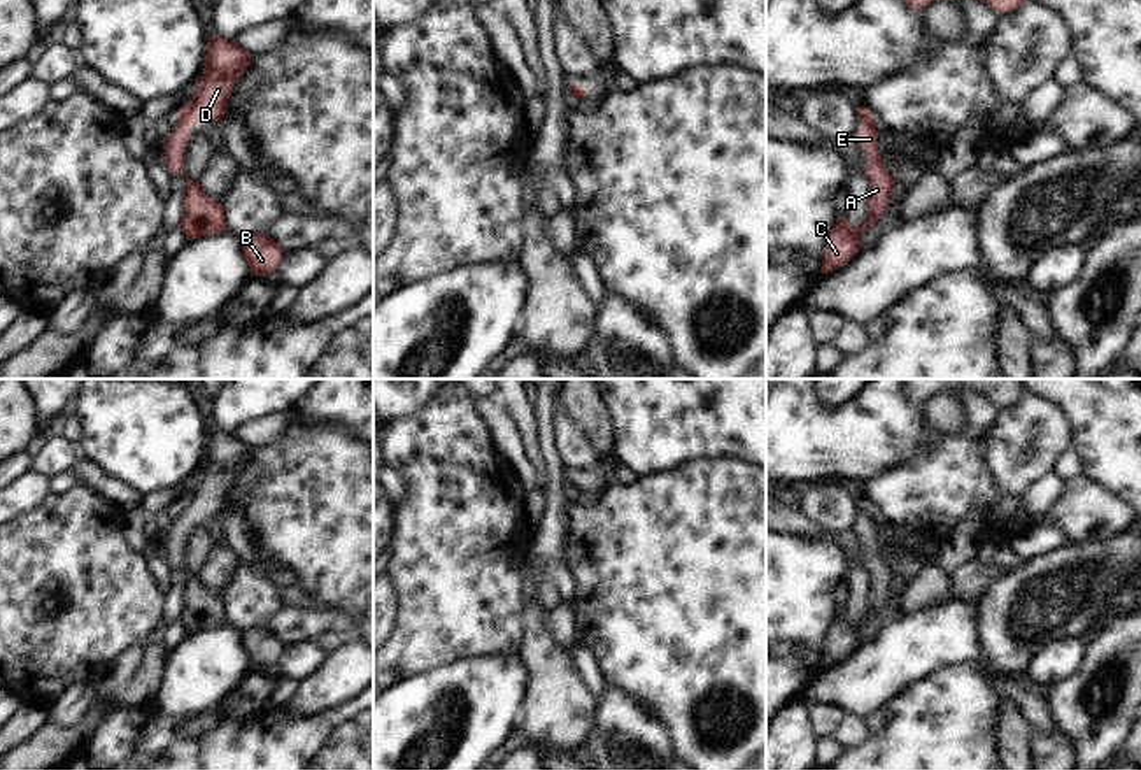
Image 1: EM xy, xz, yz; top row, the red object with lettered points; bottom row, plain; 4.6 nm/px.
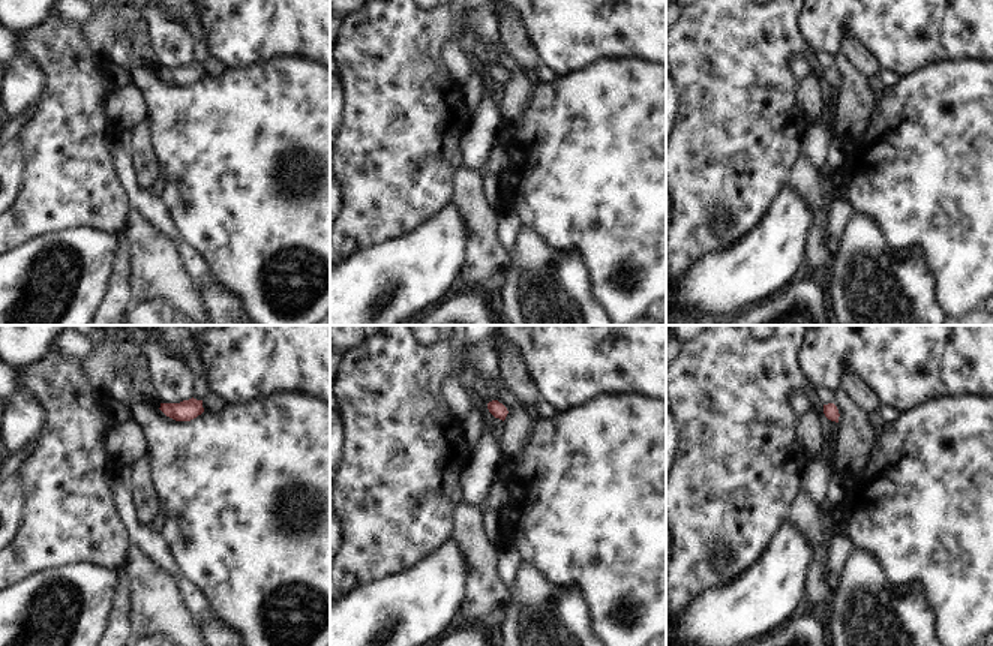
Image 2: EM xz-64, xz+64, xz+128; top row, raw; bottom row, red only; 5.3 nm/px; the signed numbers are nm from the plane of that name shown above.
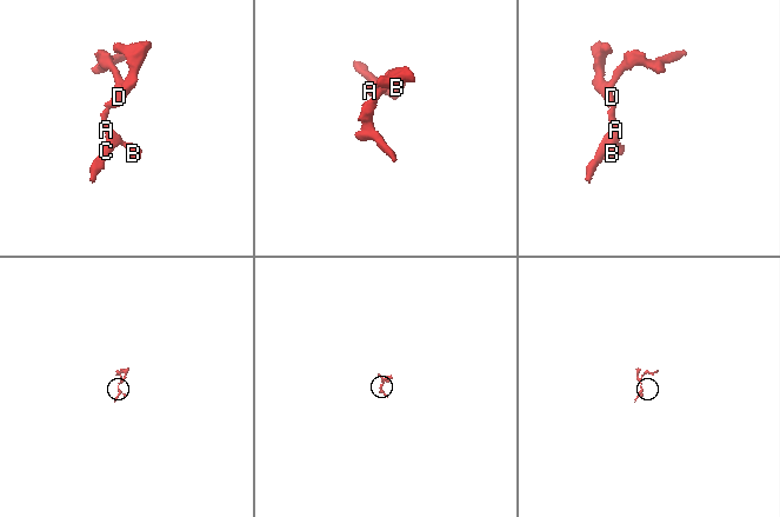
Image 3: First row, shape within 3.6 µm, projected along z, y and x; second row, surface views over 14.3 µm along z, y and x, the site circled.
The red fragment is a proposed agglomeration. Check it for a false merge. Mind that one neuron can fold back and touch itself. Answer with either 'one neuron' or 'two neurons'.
one neuron

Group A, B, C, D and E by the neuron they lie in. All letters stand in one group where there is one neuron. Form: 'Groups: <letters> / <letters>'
Groups: A B C D E.

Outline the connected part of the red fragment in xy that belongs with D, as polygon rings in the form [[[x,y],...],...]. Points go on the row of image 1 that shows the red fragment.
[[[216,32],[207,42],[205,68],[196,82],[196,91],[179,111],[179,126],[167,137],[165,167],[170,174],[184,175],[182,151],[189,140],[189,126],[202,121],[221,121],[228,98],[251,63],[251,53],[235,40],[219,37]]]

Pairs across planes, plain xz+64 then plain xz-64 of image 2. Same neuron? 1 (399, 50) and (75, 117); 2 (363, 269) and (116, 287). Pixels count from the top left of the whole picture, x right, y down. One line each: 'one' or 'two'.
1: one
2: two

